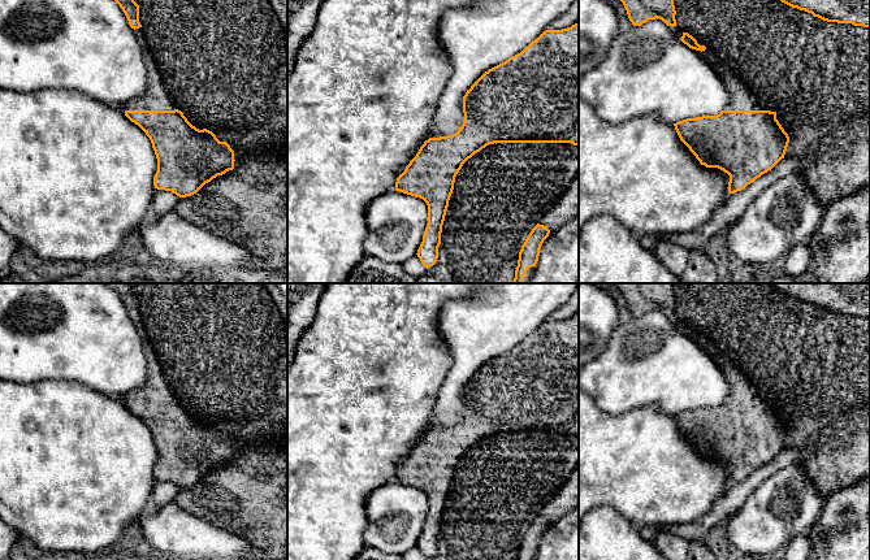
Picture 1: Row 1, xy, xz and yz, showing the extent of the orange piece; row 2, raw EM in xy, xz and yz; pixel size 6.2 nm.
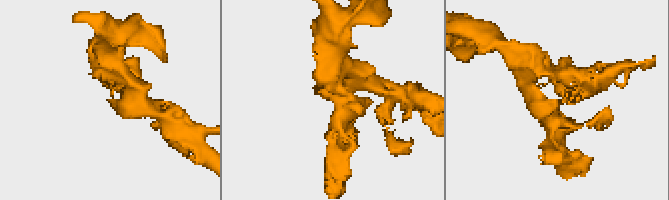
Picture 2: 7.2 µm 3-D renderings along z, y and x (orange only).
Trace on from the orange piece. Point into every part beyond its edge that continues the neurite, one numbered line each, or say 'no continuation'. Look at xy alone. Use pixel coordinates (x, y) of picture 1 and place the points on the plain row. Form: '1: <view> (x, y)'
1: xy (158, 389)

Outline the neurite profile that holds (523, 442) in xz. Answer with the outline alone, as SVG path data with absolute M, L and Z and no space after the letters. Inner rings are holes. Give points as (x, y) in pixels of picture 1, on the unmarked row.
M571 434L486 437L455 468L438 550L428 560L515 560L527 528L577 465L579 437Z

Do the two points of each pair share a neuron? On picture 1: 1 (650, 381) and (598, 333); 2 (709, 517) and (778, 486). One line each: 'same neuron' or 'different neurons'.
1: different neurons
2: different neurons

